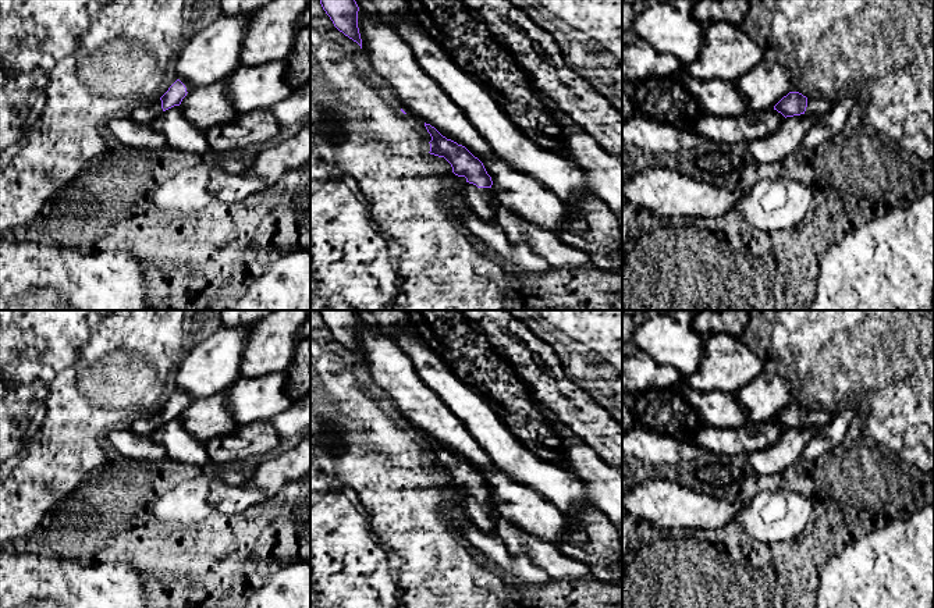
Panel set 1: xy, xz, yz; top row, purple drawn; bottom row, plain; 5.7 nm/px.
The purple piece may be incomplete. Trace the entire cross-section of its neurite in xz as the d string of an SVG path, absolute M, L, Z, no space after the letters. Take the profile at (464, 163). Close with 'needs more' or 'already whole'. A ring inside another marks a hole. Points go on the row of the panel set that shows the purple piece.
M425 122L432 136L430 154L444 157L452 167L452 173L465 177L466 182L461 186L465 206L483 218L496 223L496 205L489 189L493 185L483 163L475 157L465 146L443 136L434 127Z; needs more

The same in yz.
M789 92L774 106L774 110L781 113L785 118L800 114L816 114L821 117L831 109L832 103L834 102L823 97L807 99L799 92Z; needs more

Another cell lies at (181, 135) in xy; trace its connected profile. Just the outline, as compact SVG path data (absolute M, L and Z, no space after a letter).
M180 106L160 113L152 125L166 138L166 146L206 157L213 154L206 131L189 124Z

